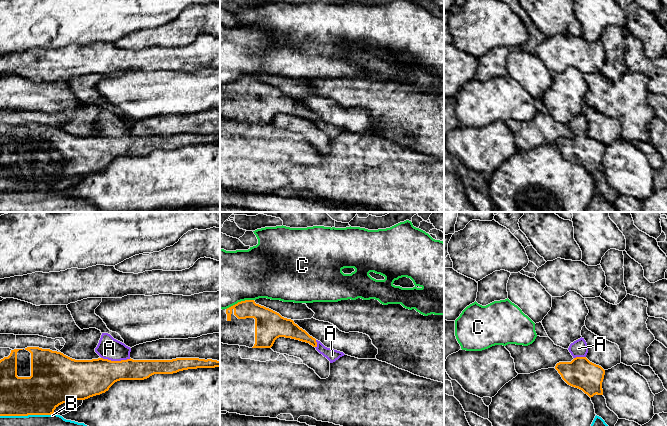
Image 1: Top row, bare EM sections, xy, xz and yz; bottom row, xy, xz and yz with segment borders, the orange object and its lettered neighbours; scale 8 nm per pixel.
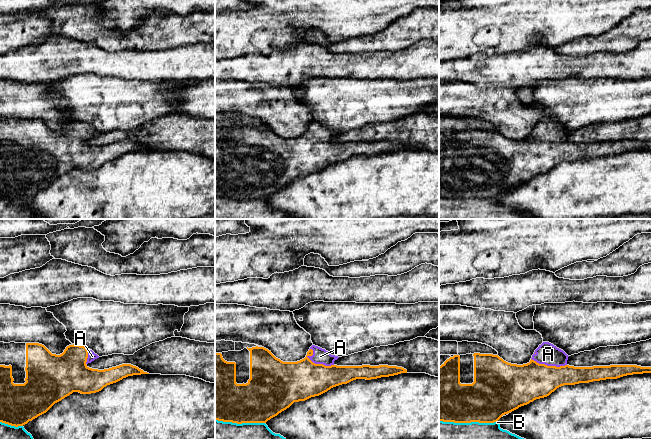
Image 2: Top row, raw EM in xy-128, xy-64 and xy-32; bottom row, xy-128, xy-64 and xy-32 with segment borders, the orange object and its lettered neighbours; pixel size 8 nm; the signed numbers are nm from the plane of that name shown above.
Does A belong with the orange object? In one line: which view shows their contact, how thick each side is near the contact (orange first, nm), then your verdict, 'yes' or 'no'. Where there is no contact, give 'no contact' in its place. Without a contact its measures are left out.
meets orange in xy; 280 nm thick on the orange side, 180 nm on the other; yes

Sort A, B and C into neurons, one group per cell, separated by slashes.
A / B / C

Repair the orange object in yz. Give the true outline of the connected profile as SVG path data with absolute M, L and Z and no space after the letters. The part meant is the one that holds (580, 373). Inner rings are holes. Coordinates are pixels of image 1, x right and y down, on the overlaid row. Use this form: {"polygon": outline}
{"polygon": "M584 338L571 343L568 350L574 359L571 362L559 362L555 366L562 379L568 385L582 390L590 398L596 394L603 395L605 370L586 358L588 347Z"}

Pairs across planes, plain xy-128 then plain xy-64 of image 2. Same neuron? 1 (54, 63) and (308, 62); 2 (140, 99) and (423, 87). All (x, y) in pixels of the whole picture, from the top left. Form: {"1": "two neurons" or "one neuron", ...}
{"1": "one neuron", "2": "one neuron"}

